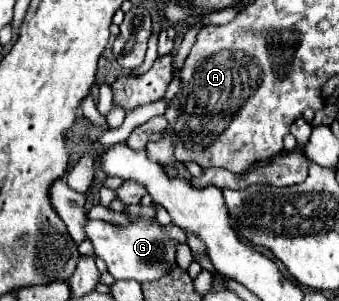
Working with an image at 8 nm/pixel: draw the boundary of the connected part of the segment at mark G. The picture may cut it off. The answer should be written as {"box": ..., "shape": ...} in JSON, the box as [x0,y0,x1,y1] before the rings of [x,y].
{"box":[87,219,176,282],"shape":[[[87,219],[88,238],[94,244],[96,256],[100,256],[108,272],[116,280],[136,280],[136,282],[150,282],[158,280],[158,276],[168,270],[172,262],[176,262],[176,242],[168,242],[156,220],[130,220],[128,226],[114,228],[103,220]]]}

